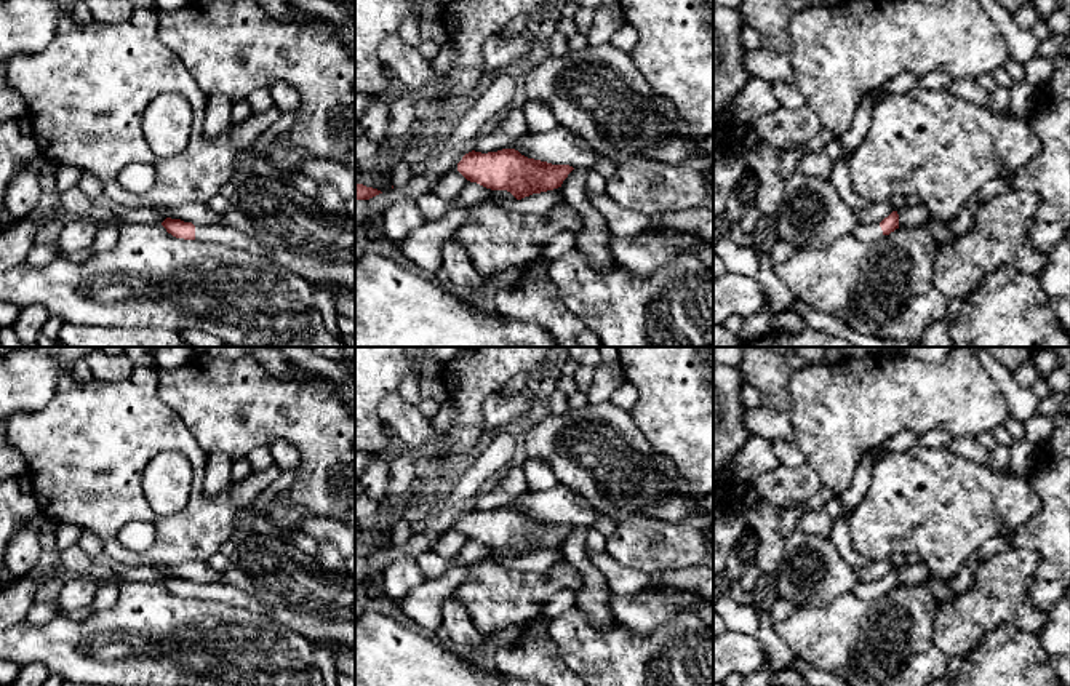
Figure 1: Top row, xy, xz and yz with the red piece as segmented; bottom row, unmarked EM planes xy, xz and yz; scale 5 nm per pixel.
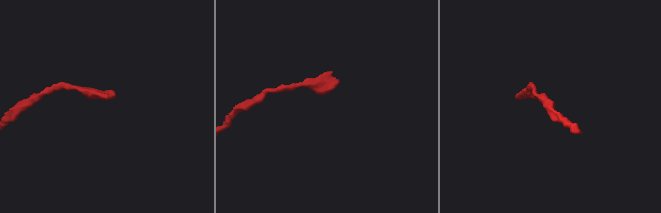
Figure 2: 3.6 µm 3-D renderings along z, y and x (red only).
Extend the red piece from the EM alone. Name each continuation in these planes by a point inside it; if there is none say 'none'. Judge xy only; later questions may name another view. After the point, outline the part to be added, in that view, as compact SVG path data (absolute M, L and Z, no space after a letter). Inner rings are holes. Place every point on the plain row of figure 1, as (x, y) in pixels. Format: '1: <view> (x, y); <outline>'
1: xy (221, 592); M222 582L195 584L195 598L221 601L267 616L266 606L261 601L258 601L246 592Z

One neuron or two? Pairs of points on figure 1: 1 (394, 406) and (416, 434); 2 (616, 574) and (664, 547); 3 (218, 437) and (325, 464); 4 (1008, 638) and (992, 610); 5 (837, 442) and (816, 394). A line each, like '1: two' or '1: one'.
1: one
2: two
3: one
4: two
5: one

